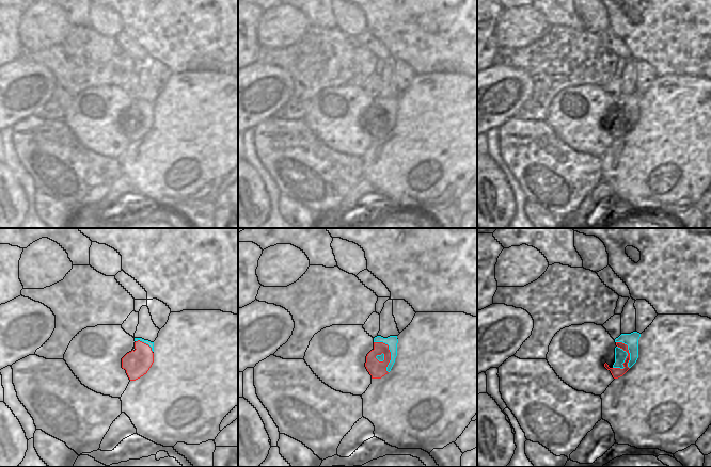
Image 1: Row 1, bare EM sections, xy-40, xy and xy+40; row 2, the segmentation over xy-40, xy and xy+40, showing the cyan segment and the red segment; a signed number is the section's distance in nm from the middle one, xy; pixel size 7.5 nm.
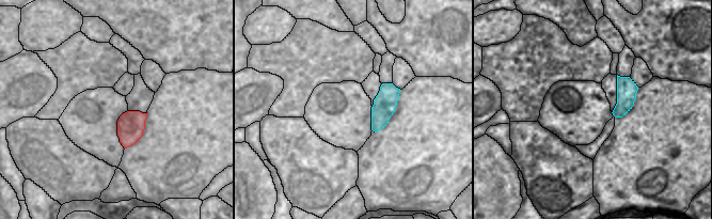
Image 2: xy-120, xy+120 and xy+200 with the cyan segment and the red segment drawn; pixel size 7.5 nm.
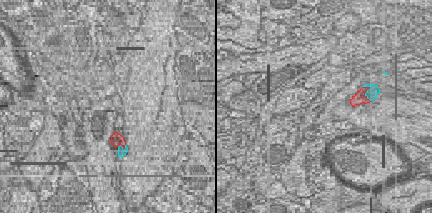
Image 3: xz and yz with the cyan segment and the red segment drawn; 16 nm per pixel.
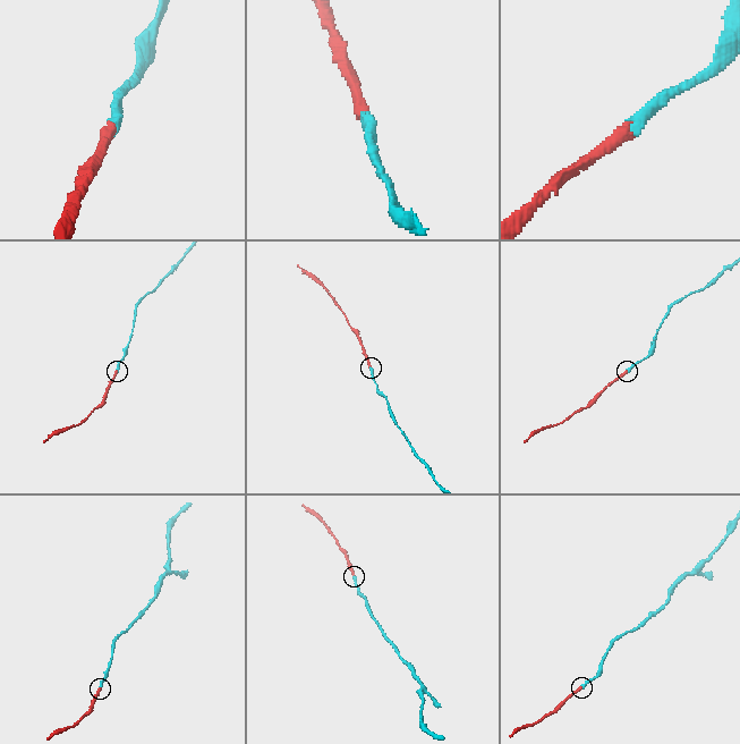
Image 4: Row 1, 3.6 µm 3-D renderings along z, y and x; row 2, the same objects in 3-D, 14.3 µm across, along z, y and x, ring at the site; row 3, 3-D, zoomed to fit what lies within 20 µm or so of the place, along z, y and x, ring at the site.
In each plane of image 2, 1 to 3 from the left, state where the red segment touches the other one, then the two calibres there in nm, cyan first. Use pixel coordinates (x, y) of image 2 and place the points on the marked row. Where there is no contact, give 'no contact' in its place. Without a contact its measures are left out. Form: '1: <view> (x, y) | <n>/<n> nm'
1: no contact
2: no contact
3: no contact

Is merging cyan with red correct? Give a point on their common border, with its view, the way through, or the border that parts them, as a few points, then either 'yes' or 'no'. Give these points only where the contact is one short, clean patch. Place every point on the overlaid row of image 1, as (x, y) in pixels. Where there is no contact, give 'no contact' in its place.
xy+40 (625, 359) | across xy+40 (620, 355), (625, 359), (623, 367), (616, 372) | yes

